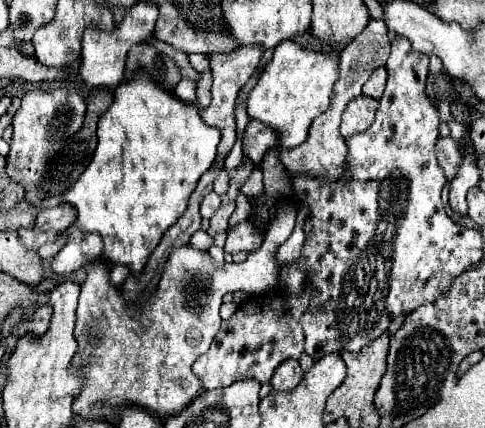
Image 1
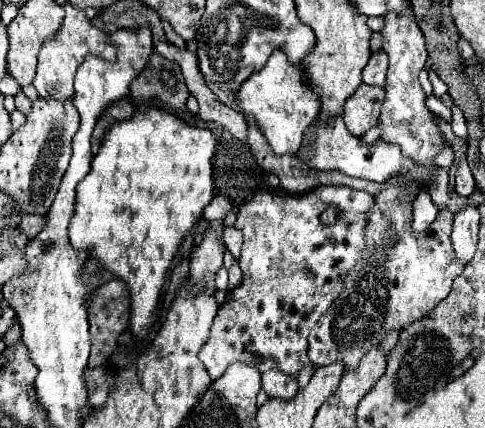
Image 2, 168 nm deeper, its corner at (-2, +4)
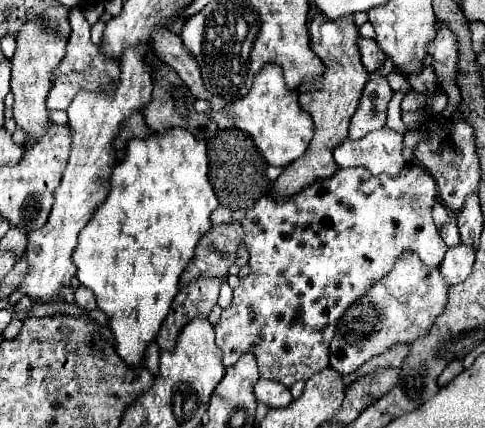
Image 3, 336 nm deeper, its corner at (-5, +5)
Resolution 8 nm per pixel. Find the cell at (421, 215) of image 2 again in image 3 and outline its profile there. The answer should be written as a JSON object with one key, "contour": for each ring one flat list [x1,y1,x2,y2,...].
{"contour":[[419,163,409,165,399,177,373,177,365,169,337,169,333,177,315,181,283,201,275,201,271,195,259,199,241,221,251,273,241,277,241,283,233,289,231,305,221,311,221,319,215,325,215,343,223,353,223,367,235,365,243,353,253,353,259,363,259,375,263,379,275,379,285,387,291,387,295,381,307,381,327,369,329,343,339,317,375,281,391,271,403,251,415,251,427,267,443,261,447,245,431,219,435,201,437,185]]}

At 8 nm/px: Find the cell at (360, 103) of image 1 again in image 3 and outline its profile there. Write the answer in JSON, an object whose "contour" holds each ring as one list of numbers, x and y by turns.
{"contour":[[381,75,371,77,371,81,363,89,359,107,351,117,349,137,361,139,375,129,383,129,385,117,387,117,387,103,391,101,391,97,393,97,393,91,387,79]]}

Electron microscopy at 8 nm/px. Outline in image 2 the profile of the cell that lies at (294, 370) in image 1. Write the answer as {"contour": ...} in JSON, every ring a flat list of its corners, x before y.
{"contour":[[268,370,262,374,260,380,262,392,266,392,270,398,282,398,282,400,292,400,298,392,298,382,292,376,284,376,282,372]]}

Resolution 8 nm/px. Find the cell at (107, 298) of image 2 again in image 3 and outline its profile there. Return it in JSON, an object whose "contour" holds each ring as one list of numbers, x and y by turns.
{"contour":[[77,287,75,289,75,301,79,307,87,309,87,311,95,311,97,309,97,303,95,303,95,295,91,291,87,291,87,287]]}

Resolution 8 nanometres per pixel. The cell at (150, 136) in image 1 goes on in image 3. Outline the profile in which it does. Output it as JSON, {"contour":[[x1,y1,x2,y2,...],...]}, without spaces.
{"contour":[[173,127,171,131,163,131,163,135,149,135,147,139,131,139,131,143,127,143,127,149,125,149,125,157,123,161,119,161,113,171,111,171,111,177,109,177,109,193,105,197,105,201,95,209,93,217,89,219,89,223,85,225,85,229,79,233,79,243,75,247,75,253,73,253,73,261,75,261,75,267,77,267,77,279,81,281,81,285,89,287,95,297,97,297,97,305,99,309,107,315,109,319,109,327,115,335,115,343,117,343,117,353,123,361,127,361,127,365,139,365,141,363,141,357,143,357,143,351,145,347,157,337,159,333,159,327,165,319,165,315,169,313,169,307,171,307,171,301,173,297,177,295,179,291,179,275,183,273,185,265,189,263,189,259,193,257,193,251,201,239,201,235,205,235,209,229,211,229,211,221,209,221,209,215,211,211,219,205,217,201,217,195,209,183,209,159,207,159,207,147,205,147,205,141,197,141,189,131,183,131,181,127]]}

